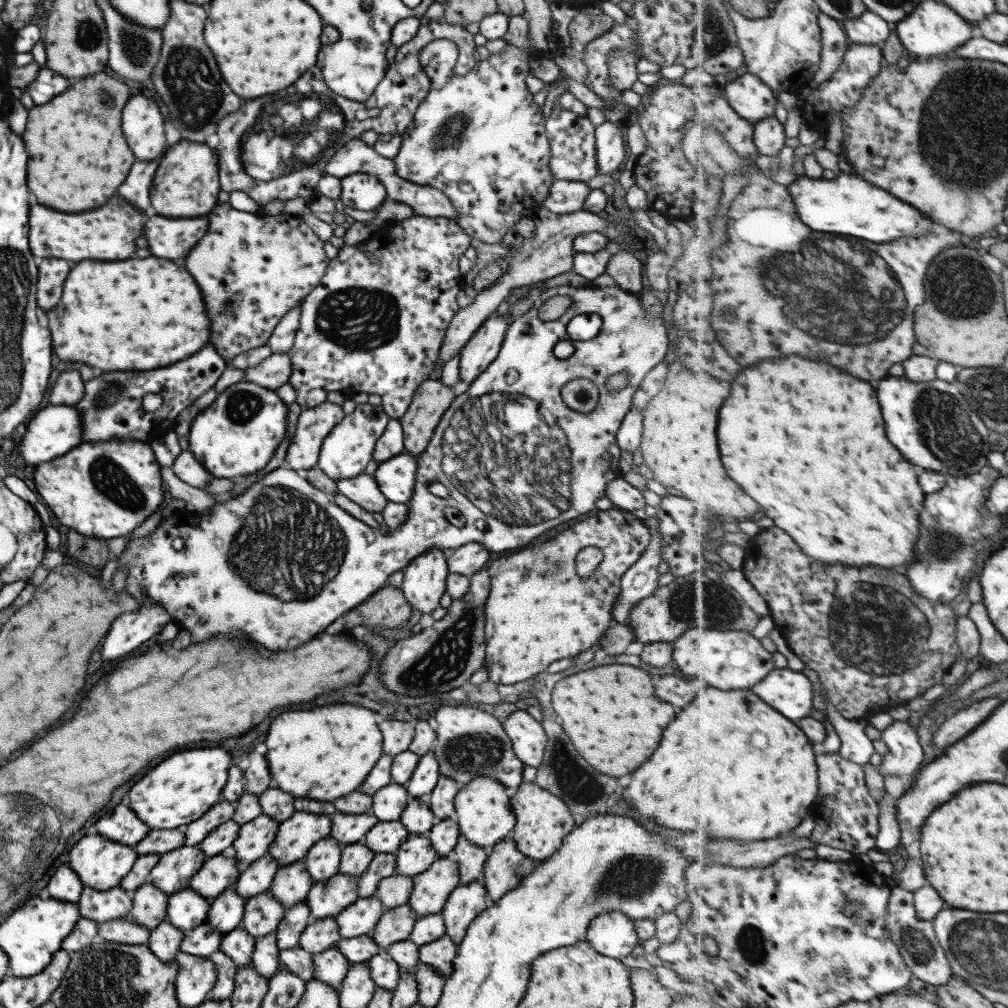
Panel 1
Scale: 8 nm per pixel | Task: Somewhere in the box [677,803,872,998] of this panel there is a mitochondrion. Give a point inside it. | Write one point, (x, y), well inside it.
(750, 942)

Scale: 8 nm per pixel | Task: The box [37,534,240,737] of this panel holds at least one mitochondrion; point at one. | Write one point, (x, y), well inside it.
(164, 682)

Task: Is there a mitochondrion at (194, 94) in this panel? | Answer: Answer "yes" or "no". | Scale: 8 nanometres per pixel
yes

